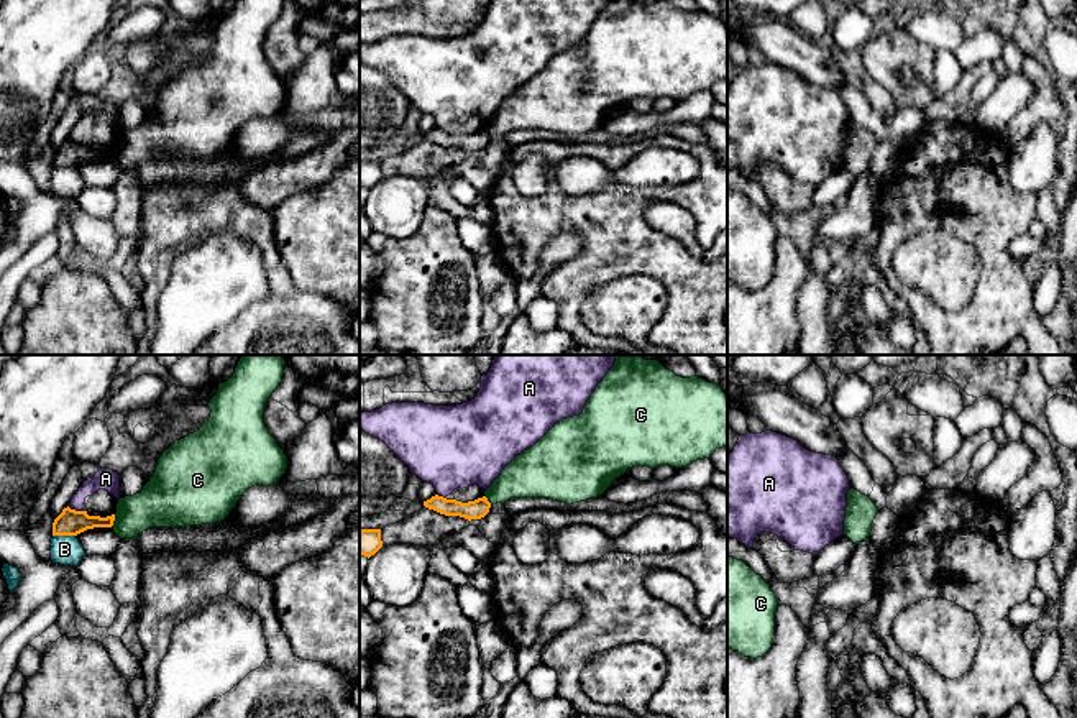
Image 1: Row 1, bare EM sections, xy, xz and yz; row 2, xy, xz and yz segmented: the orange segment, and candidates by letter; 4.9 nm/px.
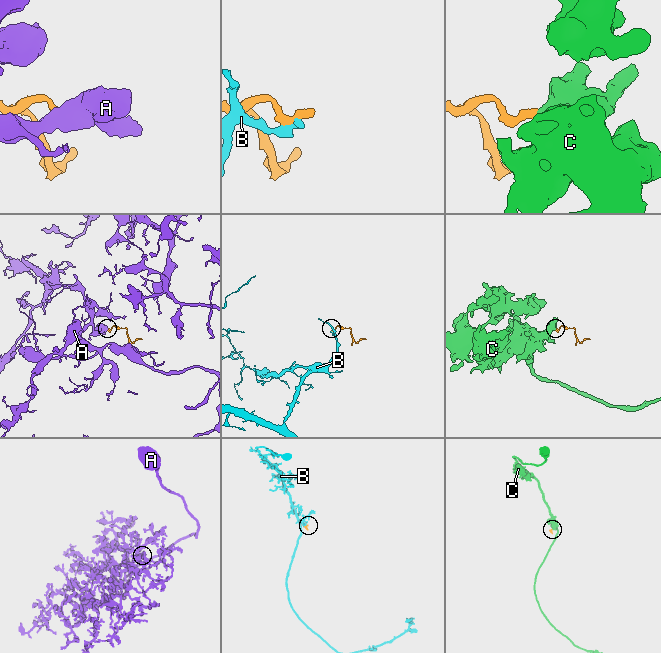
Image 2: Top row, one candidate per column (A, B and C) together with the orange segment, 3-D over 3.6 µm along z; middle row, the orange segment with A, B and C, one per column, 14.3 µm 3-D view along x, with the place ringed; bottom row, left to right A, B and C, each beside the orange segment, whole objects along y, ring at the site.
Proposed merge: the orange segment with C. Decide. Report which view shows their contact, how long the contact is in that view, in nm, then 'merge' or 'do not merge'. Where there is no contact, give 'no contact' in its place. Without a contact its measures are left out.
contact in xy; length 70 nm; do not merge

